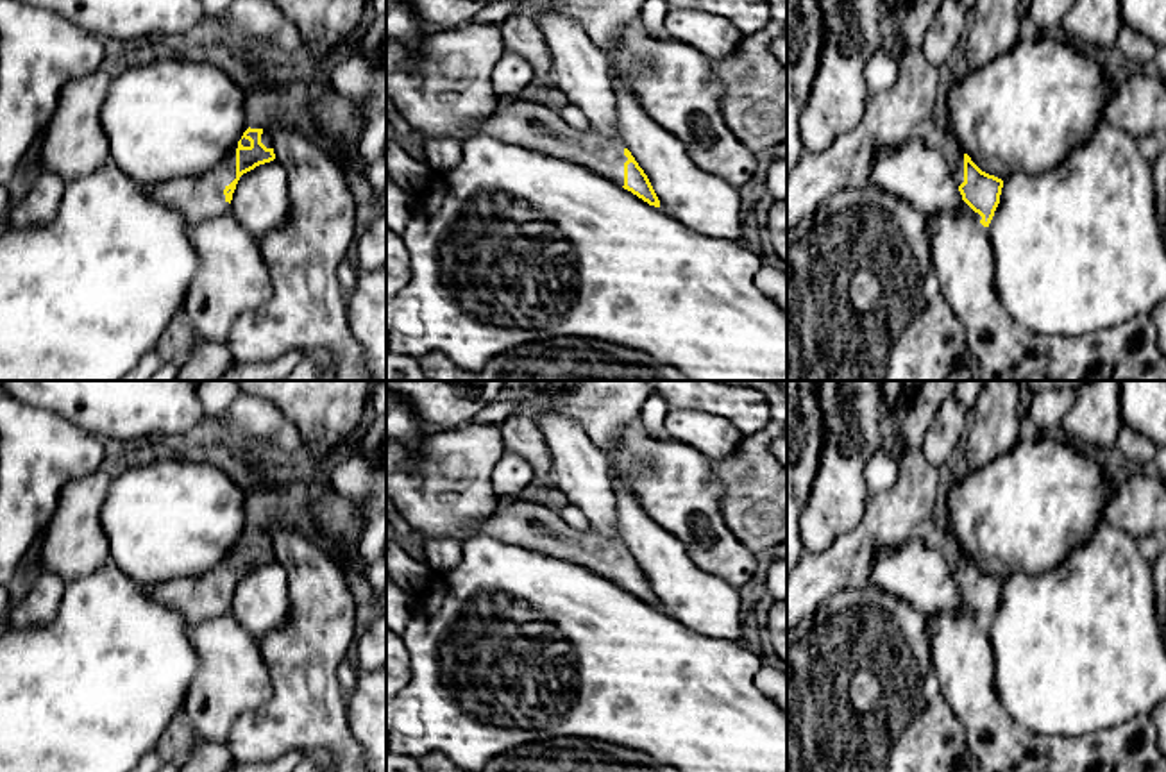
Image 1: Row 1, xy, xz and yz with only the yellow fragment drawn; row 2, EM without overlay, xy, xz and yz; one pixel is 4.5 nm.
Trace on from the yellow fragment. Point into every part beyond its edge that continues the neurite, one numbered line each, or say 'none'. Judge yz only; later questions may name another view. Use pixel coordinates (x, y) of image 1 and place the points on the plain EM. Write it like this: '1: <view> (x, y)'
1: yz (927, 531)

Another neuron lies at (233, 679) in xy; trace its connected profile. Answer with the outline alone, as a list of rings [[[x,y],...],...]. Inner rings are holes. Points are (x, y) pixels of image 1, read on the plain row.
[[[227,611],[190,627],[200,668],[188,686],[182,715],[197,738],[225,745],[231,726],[272,697],[259,643]]]

